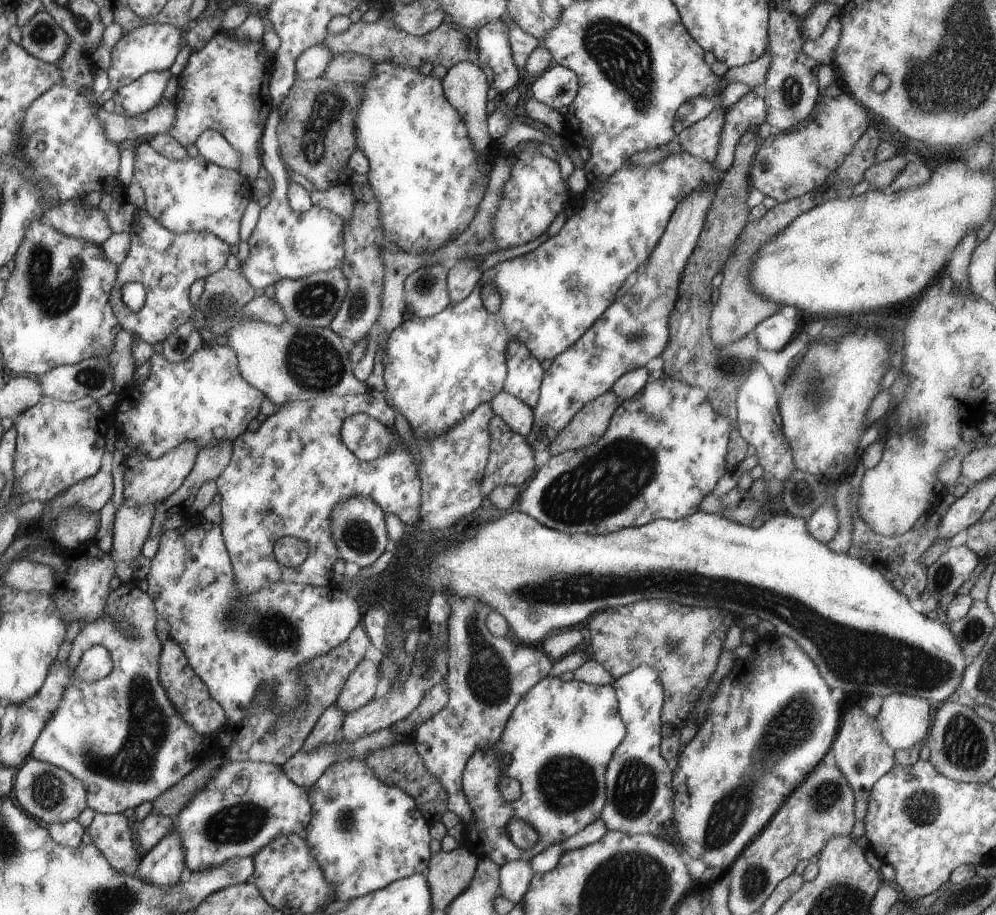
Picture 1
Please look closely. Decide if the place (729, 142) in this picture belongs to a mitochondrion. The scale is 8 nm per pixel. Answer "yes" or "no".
no

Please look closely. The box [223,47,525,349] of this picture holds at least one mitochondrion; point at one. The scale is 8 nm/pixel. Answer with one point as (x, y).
(329, 103)

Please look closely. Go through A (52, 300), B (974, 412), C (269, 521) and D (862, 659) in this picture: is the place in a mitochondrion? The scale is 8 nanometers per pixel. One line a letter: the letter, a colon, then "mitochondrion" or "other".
A: mitochondrion
B: other
C: other
D: mitochondrion

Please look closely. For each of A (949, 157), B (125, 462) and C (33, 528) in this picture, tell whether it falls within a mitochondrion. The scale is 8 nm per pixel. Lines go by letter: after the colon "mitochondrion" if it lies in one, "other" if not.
A: other
B: other
C: other

